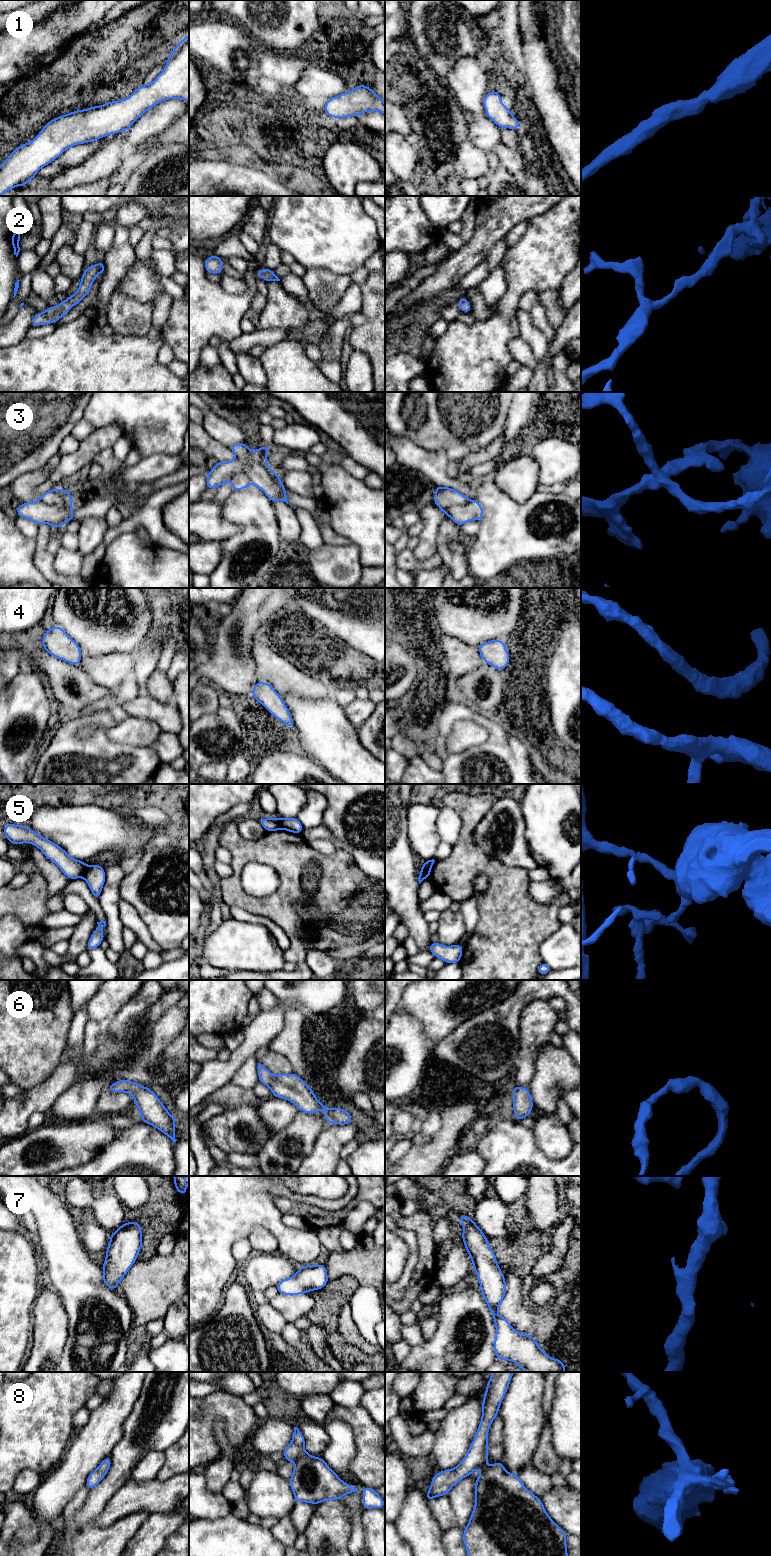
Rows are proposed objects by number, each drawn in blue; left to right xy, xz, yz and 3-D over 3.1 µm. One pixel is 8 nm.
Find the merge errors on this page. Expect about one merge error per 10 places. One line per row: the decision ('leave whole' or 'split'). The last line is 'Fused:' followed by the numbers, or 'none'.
1: leave whole
2: leave whole
3: leave whole
4: leave whole
5: split
6: leave whole
7: leave whole
8: leave whole
Fused: 5

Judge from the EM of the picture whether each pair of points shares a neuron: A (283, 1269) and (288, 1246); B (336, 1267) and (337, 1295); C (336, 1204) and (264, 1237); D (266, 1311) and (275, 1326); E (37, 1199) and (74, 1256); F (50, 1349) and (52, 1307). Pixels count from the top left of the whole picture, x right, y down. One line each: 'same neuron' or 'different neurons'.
A: different neurons
B: different neurons
C: different neurons
D: same neuron
E: same neuron
F: same neuron

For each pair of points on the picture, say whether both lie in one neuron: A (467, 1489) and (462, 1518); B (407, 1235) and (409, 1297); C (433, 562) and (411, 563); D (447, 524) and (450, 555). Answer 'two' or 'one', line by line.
A: one
B: two
C: one
D: one

